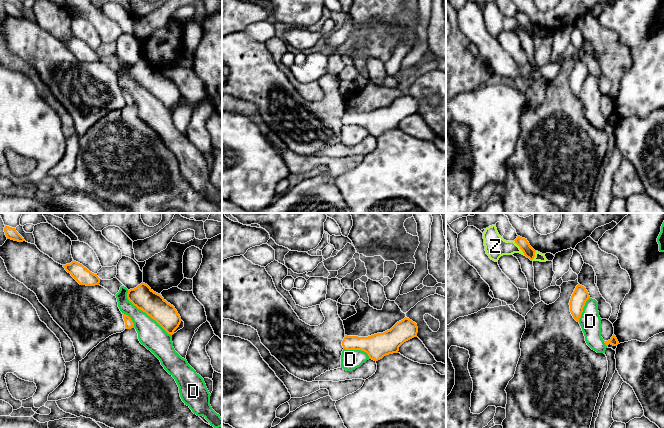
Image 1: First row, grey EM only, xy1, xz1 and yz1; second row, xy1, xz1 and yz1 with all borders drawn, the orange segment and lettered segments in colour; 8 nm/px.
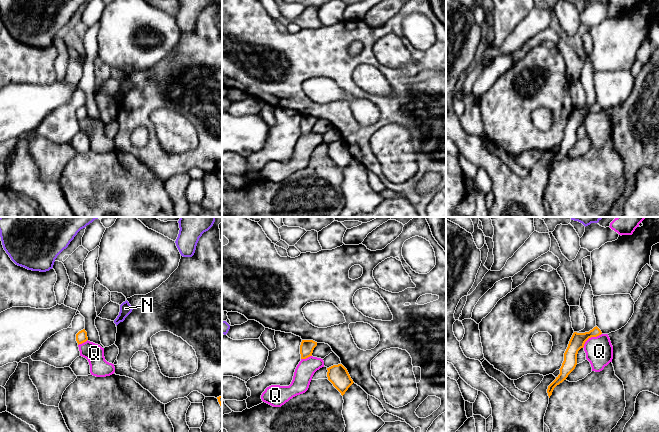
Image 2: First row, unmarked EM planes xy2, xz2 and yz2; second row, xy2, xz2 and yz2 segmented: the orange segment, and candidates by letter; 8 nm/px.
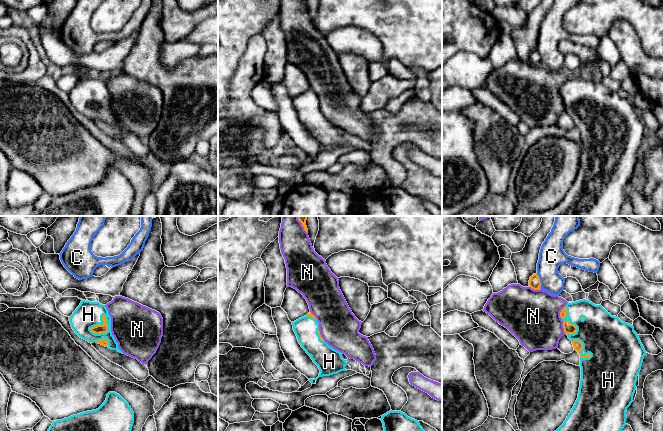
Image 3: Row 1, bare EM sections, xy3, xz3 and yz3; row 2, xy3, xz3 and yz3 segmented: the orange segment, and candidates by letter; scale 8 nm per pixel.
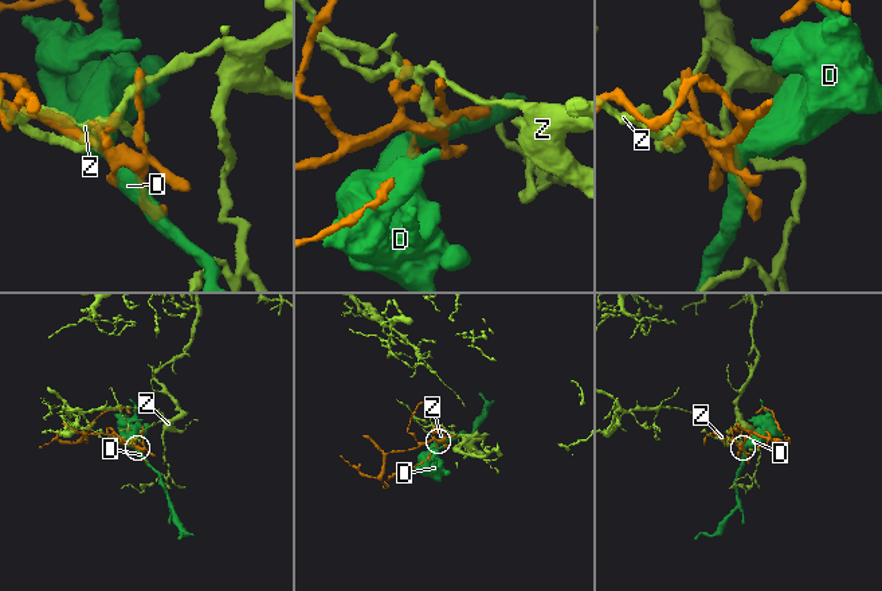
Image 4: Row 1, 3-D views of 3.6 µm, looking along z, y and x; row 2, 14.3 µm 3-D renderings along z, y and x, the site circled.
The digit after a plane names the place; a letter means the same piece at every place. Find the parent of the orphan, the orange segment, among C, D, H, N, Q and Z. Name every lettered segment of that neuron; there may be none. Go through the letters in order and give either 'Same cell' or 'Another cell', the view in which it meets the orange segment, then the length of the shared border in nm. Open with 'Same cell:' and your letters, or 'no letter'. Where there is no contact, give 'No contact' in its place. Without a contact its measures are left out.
Same cell: H
C: Another cell. Touches orange in yz3. Shared border 130 nm
D: Another cell. Touches orange in xy1. Shared border 500 nm
H: Same cell. Touches orange in xy3. Shared border 180 nm
N: Another cell. Touches orange in yz3. Shared border 120 nm
Q: Another cell. Touches orange in yz2. Shared border 200 nm
Z: Another cell. Touches orange in yz1. Shared border 160 nm

